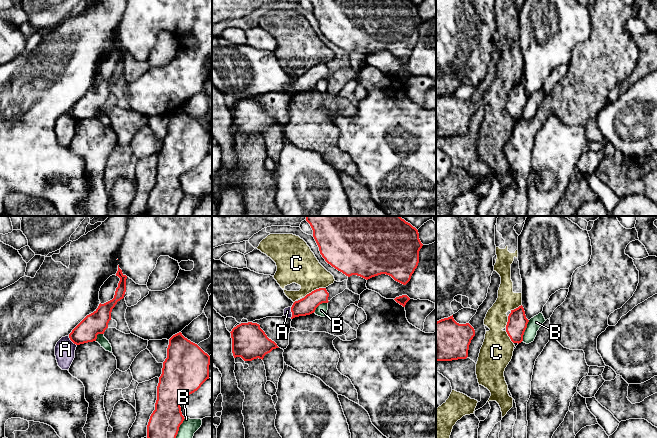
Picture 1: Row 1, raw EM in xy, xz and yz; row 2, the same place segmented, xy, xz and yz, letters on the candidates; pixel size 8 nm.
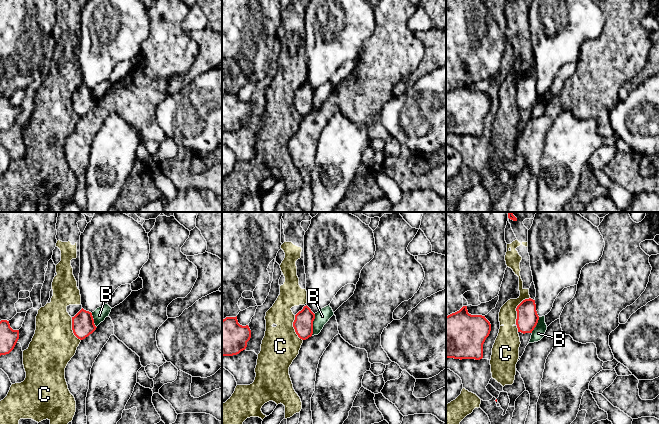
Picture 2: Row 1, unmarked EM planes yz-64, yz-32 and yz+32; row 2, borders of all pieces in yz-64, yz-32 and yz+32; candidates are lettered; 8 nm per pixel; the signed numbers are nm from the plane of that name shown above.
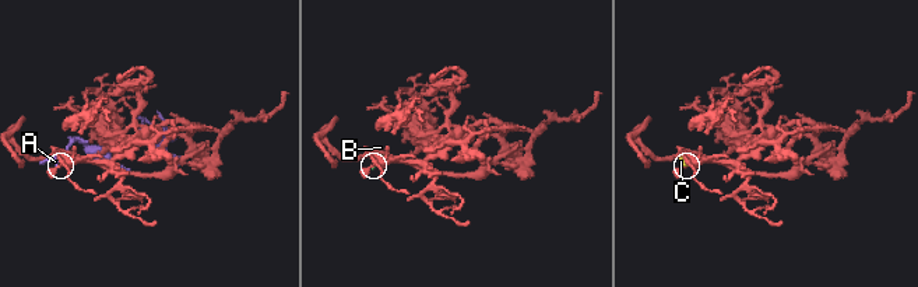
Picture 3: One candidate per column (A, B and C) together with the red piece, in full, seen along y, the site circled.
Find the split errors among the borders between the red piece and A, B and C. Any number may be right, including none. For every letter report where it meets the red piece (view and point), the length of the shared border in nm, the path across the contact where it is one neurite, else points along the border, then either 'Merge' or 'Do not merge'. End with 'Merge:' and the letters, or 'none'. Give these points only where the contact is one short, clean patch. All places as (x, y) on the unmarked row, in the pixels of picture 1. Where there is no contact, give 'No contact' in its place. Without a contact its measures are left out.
A: Touches red at xz (291, 87). Shared border 90 nm. Boundary: xz (290, 83), (291, 93). Do not merge
B: Touches red at yz (524, 107). Shared border 190 nm. Do not merge
C: Touches red at xz (314, 66). Shared border 190 nm. Boundary: xz (325, 63), (314, 65), (304, 73). Do not merge
Merge: none

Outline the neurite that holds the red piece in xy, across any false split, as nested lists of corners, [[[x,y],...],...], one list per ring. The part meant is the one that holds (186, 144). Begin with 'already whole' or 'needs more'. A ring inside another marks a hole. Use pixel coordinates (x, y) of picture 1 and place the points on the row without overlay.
already whole; [[[181,108],[169,115],[167,134],[163,138],[162,150],[157,162],[155,186],[147,201],[148,216],[176,216],[180,201],[184,197],[180,177],[197,167],[209,155],[210,132],[197,120],[185,114]]]

